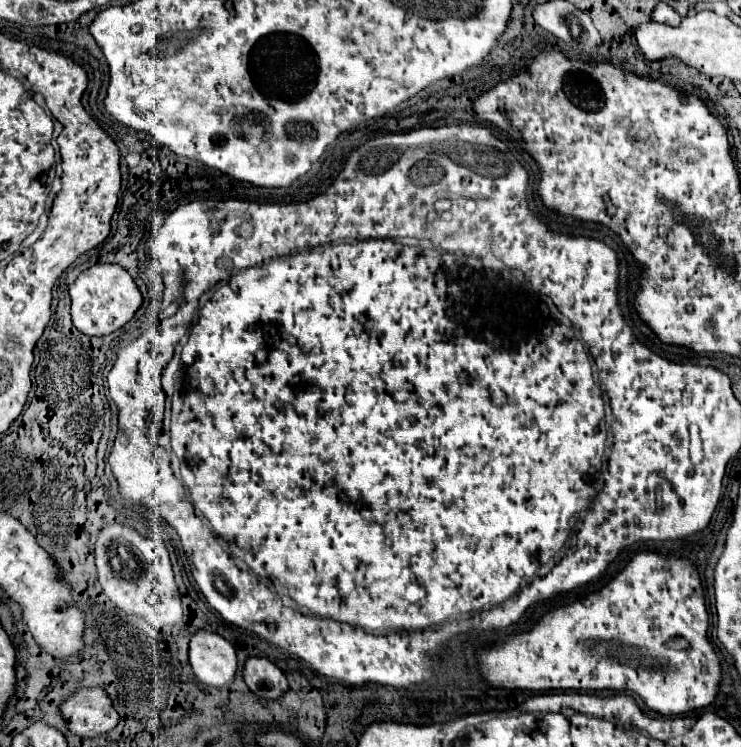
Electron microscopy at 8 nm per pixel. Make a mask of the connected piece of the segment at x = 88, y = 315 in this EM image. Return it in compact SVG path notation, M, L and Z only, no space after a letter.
M95 264L79 274L69 288L71 294L71 318L79 332L87 336L105 336L121 328L133 318L143 298L131 278L131 274L119 264Z

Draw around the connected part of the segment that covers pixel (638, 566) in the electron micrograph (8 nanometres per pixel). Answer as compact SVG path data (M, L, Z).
M639 552L601 590L591 592L591 594L587 594L585 598L579 598L573 604L561 606L561 608L557 608L553 612L547 612L531 628L531 632L509 636L505 642L497 642L493 648L481 650L479 652L479 664L481 664L483 678L491 686L497 686L497 688L507 688L507 690L513 690L513 688L519 688L519 690L549 690L549 688L551 690L579 690L581 688L581 690L619 690L619 692L629 690L629 692L639 694L645 700L645 704L651 710L659 712L659 714L665 714L665 716L667 714L683 714L683 712L689 712L689 710L713 704L713 700L715 700L715 696L719 692L721 668L719 668L719 658L717 658L713 646L707 640L707 626L709 626L707 620L709 620L709 614L707 614L707 608L705 608L705 596L703 596L701 580L699 580L699 574L697 574L695 566L689 560L683 560L683 558L673 558L673 556L671 558L661 558L655 552Z

